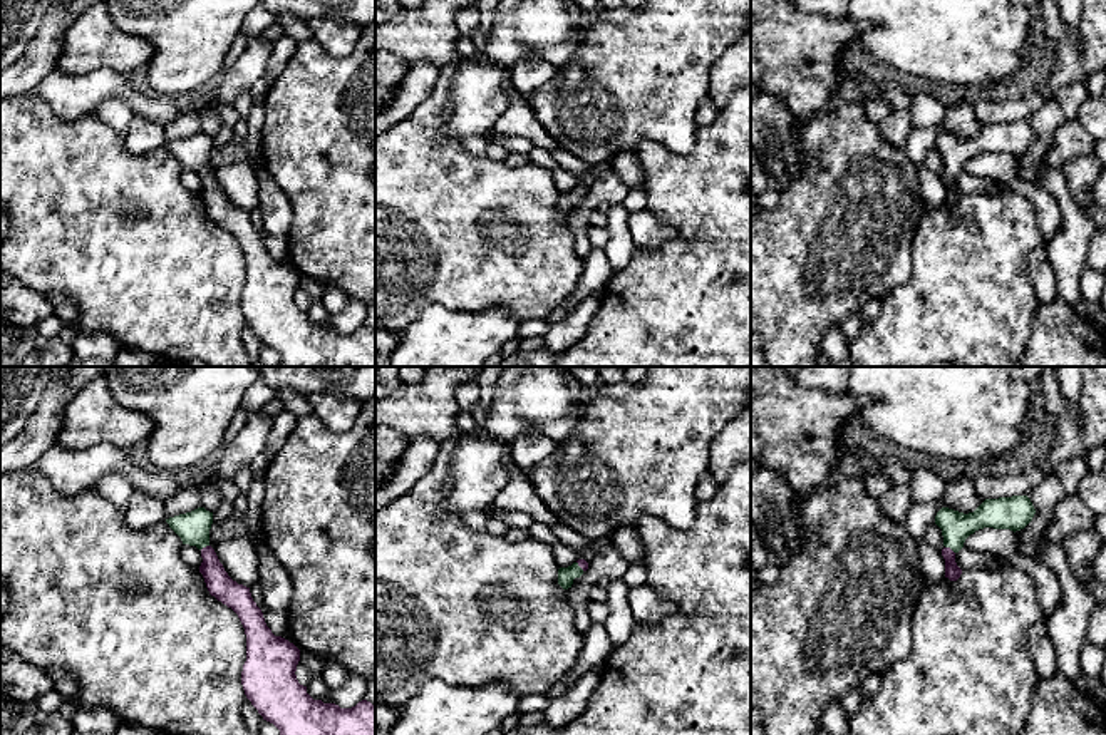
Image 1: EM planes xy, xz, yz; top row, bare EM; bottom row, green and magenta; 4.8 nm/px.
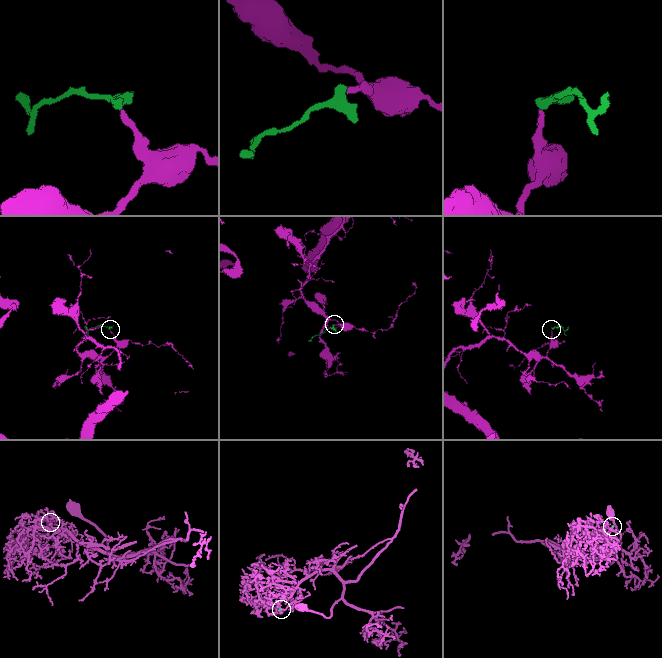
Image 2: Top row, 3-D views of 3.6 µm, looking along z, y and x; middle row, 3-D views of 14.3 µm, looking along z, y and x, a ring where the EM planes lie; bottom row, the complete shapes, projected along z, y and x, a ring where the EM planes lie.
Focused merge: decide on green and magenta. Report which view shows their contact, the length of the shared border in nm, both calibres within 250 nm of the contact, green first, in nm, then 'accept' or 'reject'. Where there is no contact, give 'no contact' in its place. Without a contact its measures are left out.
meets green in yz; contact 60 nm long; 150 nm thick on the green side, 80 nm on the other; accept

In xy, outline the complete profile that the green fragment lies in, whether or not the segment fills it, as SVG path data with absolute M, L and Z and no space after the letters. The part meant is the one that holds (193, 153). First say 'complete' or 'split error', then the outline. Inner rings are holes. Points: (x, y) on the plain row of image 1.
split error; M198 132L169 142L166 147L181 162L183 169L196 171L201 176L203 188L199 198L209 219L238 239L246 260L246 286L241 296L241 310L246 323L263 345L280 355L280 367L375 367L375 330L362 325L352 333L340 333L335 328L313 325L307 318L307 311L298 308L295 296L300 286L300 275L288 265L271 258L261 234L251 223L250 213L238 209L228 201L209 171L213 137Z

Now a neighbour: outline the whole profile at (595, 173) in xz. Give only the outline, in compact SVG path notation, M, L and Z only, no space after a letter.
M605 161L602 164L592 166L585 174L578 177L578 184L585 184L590 188L607 174L613 172L613 164L612 161Z

